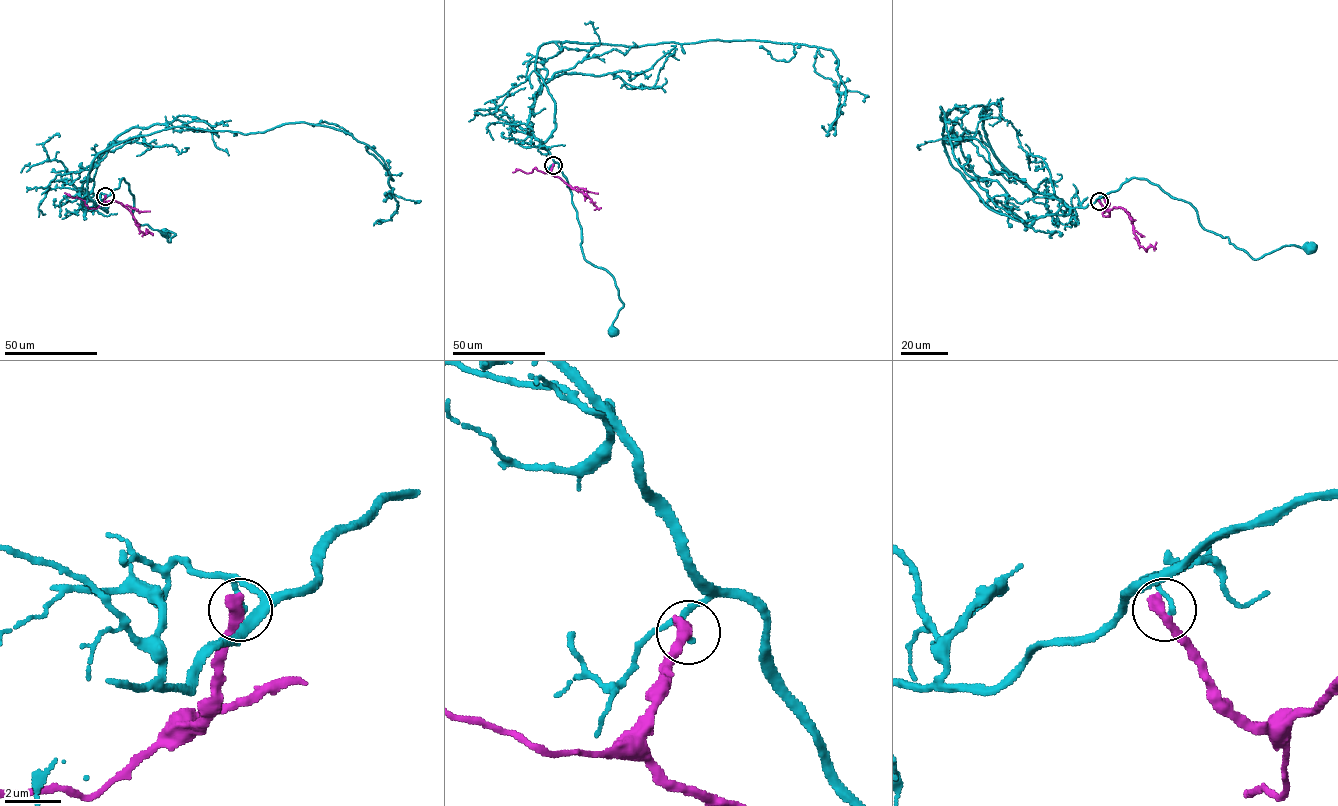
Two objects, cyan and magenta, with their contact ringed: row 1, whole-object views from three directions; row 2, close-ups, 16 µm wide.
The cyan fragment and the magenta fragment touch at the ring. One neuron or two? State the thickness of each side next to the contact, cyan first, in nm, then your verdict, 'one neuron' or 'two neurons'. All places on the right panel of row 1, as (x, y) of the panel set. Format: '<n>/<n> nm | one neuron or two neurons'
190/480 nm | two neurons

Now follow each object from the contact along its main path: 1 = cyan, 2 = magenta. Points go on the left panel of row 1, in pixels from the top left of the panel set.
1: (105, 196), (119, 186), (123, 178), (133, 195), (136, 222), (158, 230), (169, 242), (175, 234), (166, 232)
2: (105, 196), (103, 204), (120, 202), (144, 234), (146, 232), (152, 235)

